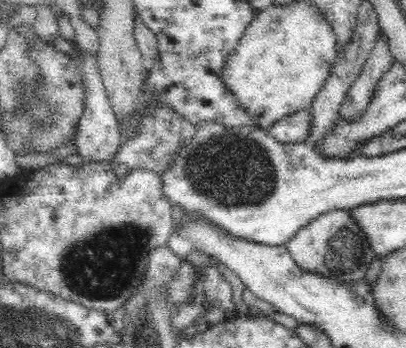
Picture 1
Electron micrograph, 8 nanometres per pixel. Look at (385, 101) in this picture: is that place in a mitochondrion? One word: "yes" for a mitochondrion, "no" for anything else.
no

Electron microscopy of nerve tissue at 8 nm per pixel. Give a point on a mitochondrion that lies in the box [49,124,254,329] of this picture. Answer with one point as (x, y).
(100, 267)

